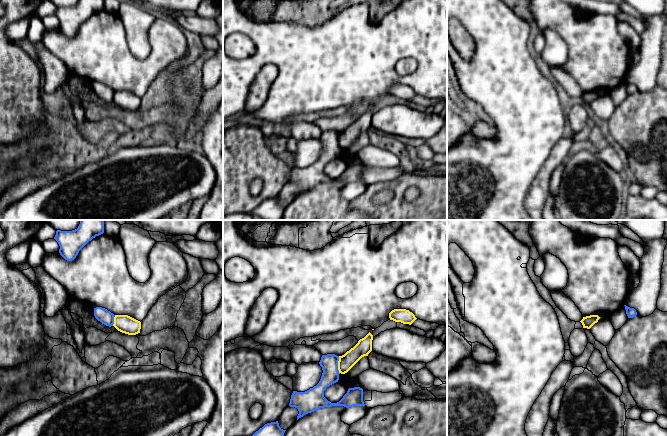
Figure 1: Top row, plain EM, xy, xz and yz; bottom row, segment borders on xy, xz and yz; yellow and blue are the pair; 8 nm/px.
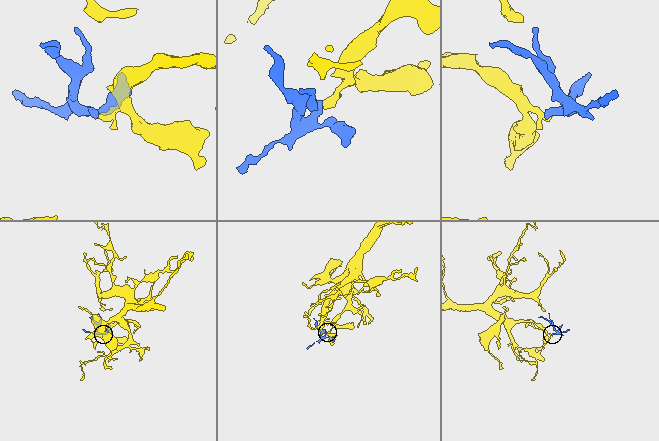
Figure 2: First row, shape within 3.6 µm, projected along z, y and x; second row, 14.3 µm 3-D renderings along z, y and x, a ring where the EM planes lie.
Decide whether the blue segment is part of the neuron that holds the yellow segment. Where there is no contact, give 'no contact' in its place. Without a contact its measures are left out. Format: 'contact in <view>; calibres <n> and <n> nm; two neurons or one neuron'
contact in xz; calibres 120 and 140 nm; two neurons

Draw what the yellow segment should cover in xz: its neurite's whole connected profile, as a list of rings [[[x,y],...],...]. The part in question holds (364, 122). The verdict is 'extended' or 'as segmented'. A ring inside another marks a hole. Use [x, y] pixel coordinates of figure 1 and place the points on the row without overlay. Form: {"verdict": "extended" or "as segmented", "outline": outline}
{"verdict": "as segmented", "outline": [[[369,108],[364,114],[347,127],[344,131],[339,132],[338,146],[339,149],[347,149],[362,133],[368,132],[372,127],[373,111]]]}

